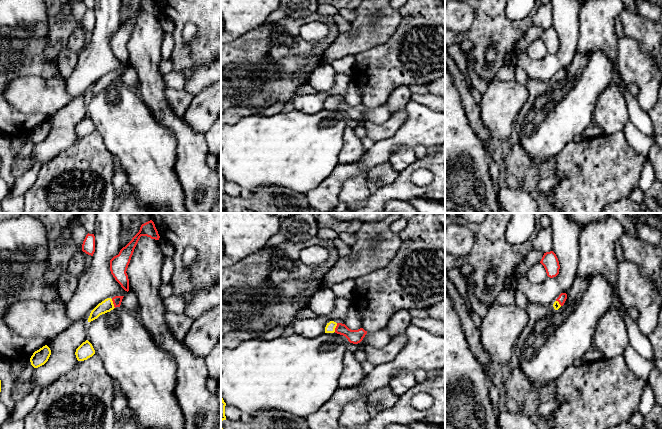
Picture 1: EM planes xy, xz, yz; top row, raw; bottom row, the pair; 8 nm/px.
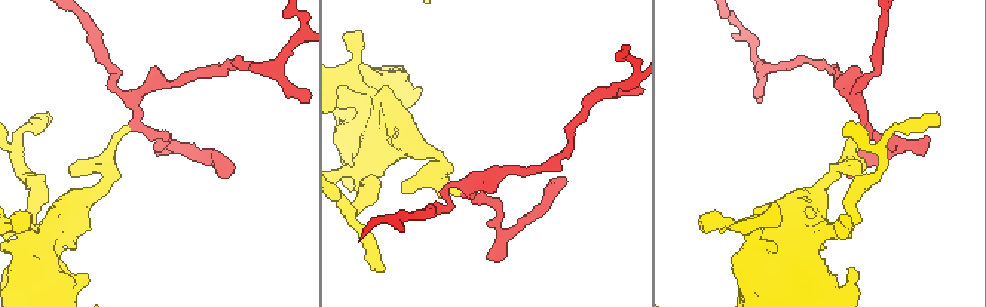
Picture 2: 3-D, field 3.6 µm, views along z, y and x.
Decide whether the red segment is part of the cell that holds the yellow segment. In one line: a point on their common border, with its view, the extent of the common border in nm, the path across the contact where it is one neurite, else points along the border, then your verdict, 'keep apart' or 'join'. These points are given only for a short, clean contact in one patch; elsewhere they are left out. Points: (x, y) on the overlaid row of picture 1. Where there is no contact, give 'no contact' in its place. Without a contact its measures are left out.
contact xy (112, 303); length 80 nm; way xy (107, 305), (112, 303), (117, 300); join

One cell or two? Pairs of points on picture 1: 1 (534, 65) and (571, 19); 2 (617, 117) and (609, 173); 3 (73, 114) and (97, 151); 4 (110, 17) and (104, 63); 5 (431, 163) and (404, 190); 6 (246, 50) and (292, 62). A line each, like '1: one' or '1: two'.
1: one
2: two
3: two
4: one
5: one
6: two

